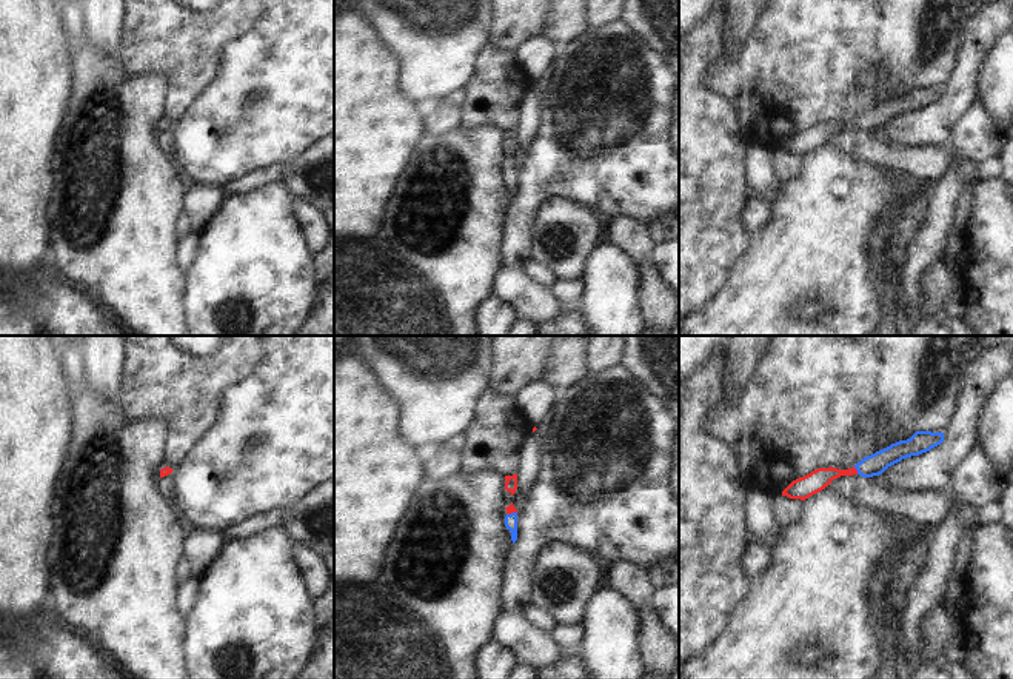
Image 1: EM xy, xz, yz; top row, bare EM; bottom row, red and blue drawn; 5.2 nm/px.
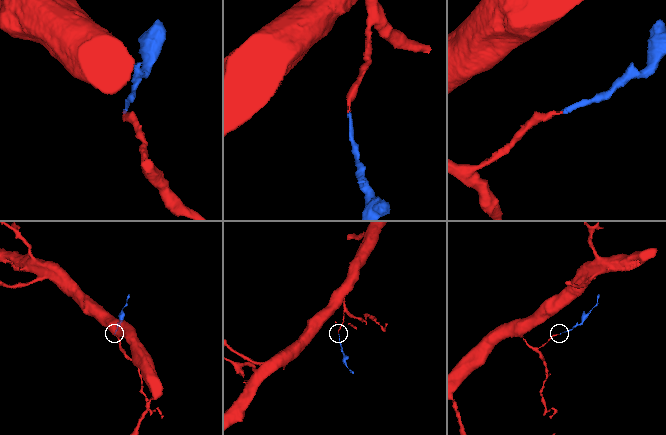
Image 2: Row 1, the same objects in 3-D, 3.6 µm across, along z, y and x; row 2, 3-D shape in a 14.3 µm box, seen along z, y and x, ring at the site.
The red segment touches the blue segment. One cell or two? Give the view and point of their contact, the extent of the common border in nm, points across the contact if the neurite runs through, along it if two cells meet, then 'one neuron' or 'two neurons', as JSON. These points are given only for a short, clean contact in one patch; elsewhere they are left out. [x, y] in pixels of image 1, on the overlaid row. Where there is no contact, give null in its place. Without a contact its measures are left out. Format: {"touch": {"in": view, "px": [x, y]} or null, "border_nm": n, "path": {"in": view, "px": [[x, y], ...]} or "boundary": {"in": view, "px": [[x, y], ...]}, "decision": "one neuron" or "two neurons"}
{"touch": {"in": "yz", "px": [856, 470]}, "border_nm": 50, "path": {"in": "yz", "px": [[816, 481], [832, 473], [856, 470], [876, 464]]}, "decision": "one neuron"}

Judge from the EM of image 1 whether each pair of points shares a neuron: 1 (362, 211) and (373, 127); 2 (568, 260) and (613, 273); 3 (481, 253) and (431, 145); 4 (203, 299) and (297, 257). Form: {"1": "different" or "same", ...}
{"1": "same", "2": "different", "3": "same", "4": "same"}

